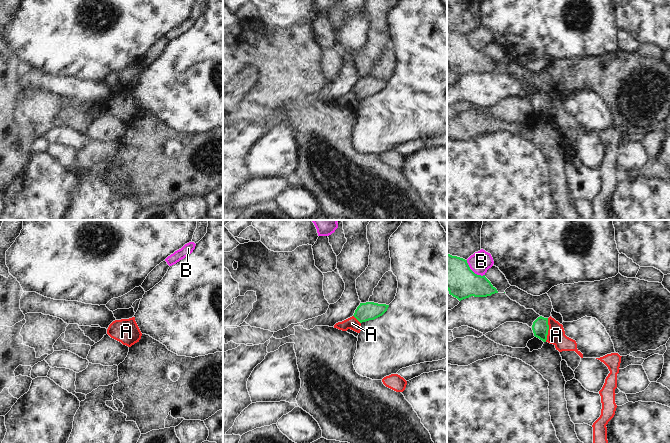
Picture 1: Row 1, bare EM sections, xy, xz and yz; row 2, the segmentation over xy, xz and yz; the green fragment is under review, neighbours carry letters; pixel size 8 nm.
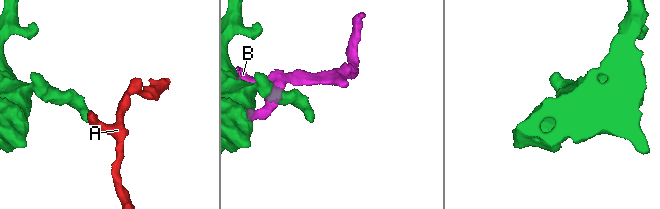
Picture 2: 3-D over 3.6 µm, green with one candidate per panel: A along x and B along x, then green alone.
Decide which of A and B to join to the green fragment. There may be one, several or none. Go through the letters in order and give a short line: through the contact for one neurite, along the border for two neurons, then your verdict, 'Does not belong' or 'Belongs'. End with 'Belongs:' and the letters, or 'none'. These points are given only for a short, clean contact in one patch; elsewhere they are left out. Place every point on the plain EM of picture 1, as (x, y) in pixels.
A: Line: yz (548, 94), (548, 110), (545, 117). Does not belong
B: Does not belong
Belongs: none

